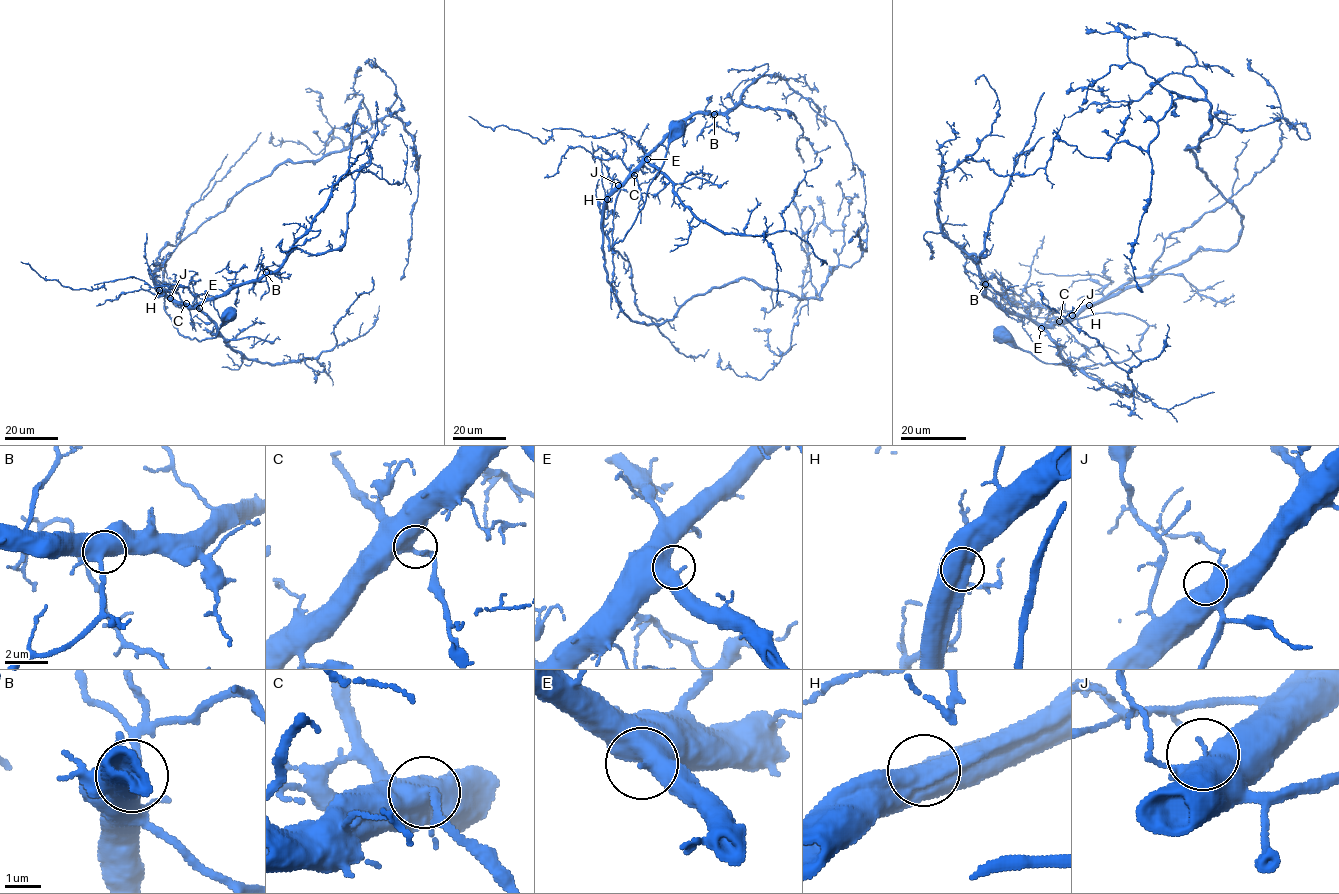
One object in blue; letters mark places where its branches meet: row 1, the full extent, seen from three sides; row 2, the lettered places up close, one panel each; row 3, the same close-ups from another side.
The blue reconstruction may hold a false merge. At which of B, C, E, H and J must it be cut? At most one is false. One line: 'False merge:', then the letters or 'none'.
False merge: none

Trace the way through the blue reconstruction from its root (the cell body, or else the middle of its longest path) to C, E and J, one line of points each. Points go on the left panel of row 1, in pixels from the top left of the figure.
C: (229, 314), (214, 337), (191, 339), (174, 326), (164, 298), (186, 303)
E: (229, 314), (214, 337), (199, 341), (179, 333), (164, 309), (164, 298), (166, 296), (199, 308)
J: (229, 314), (214, 337), (191, 339), (179, 333), (166, 313), (164, 298), (172, 300), (170, 298)

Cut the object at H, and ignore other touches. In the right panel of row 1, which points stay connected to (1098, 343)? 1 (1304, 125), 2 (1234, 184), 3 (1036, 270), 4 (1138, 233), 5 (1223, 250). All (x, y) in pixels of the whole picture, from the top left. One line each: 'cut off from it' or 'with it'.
1: with it
2: cut off from it
3: cut off from it
4: with it
5: with it

